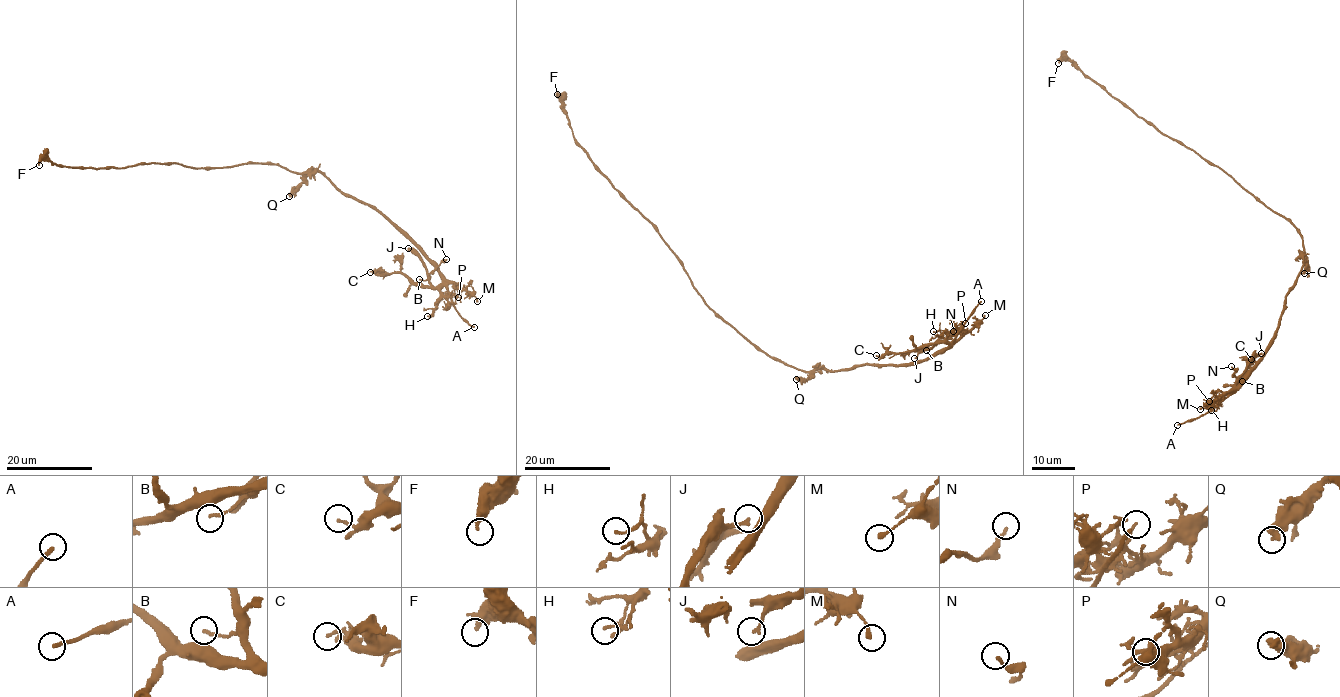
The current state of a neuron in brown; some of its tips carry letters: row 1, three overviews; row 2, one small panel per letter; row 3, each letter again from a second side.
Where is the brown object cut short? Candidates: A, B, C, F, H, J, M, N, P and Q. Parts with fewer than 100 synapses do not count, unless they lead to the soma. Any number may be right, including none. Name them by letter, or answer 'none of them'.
A

